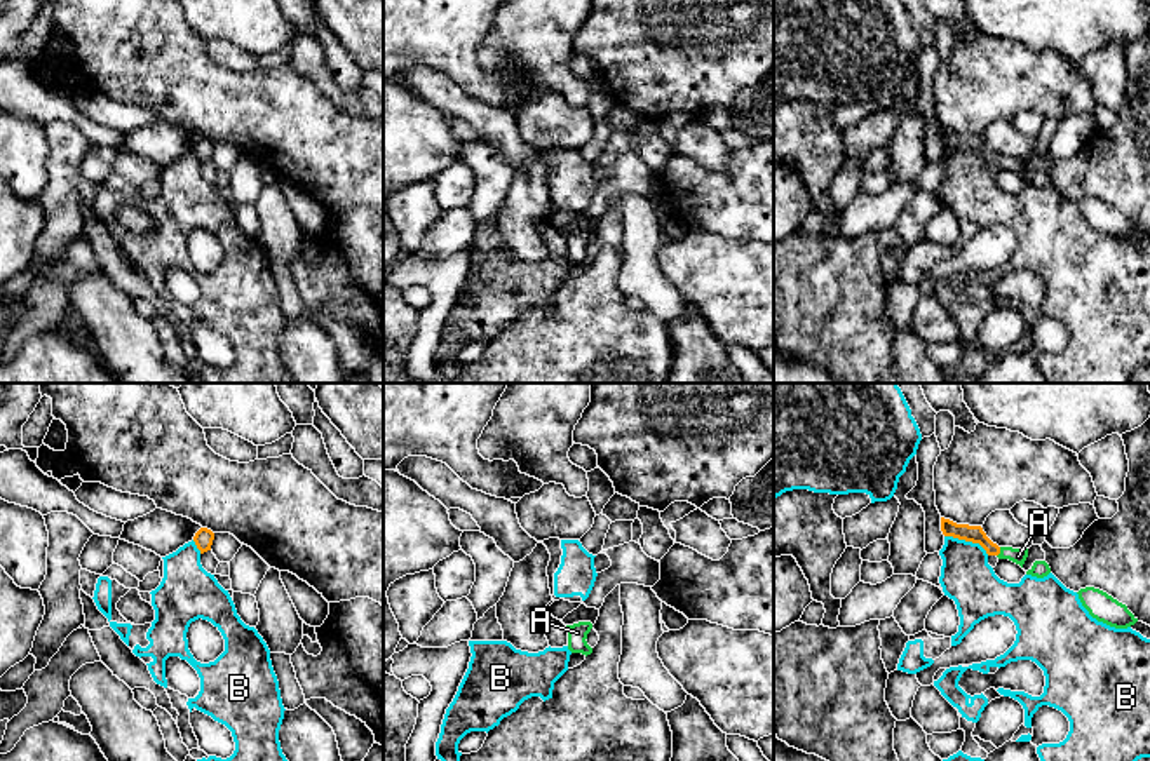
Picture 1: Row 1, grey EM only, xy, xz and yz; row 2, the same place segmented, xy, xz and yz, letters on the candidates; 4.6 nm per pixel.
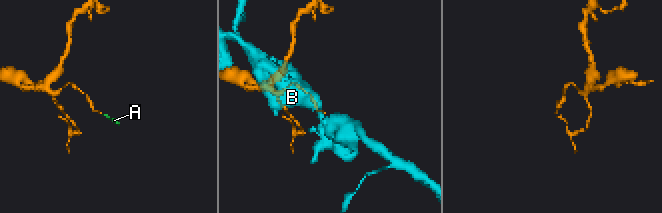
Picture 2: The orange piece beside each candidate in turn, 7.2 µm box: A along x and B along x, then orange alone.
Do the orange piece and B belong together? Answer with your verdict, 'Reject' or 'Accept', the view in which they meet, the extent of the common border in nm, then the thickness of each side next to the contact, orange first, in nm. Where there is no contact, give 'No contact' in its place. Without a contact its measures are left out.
Reject. Touches orange in yz. Shared border 220 nm. Thickness 80 nm (orange) against 240 nm

